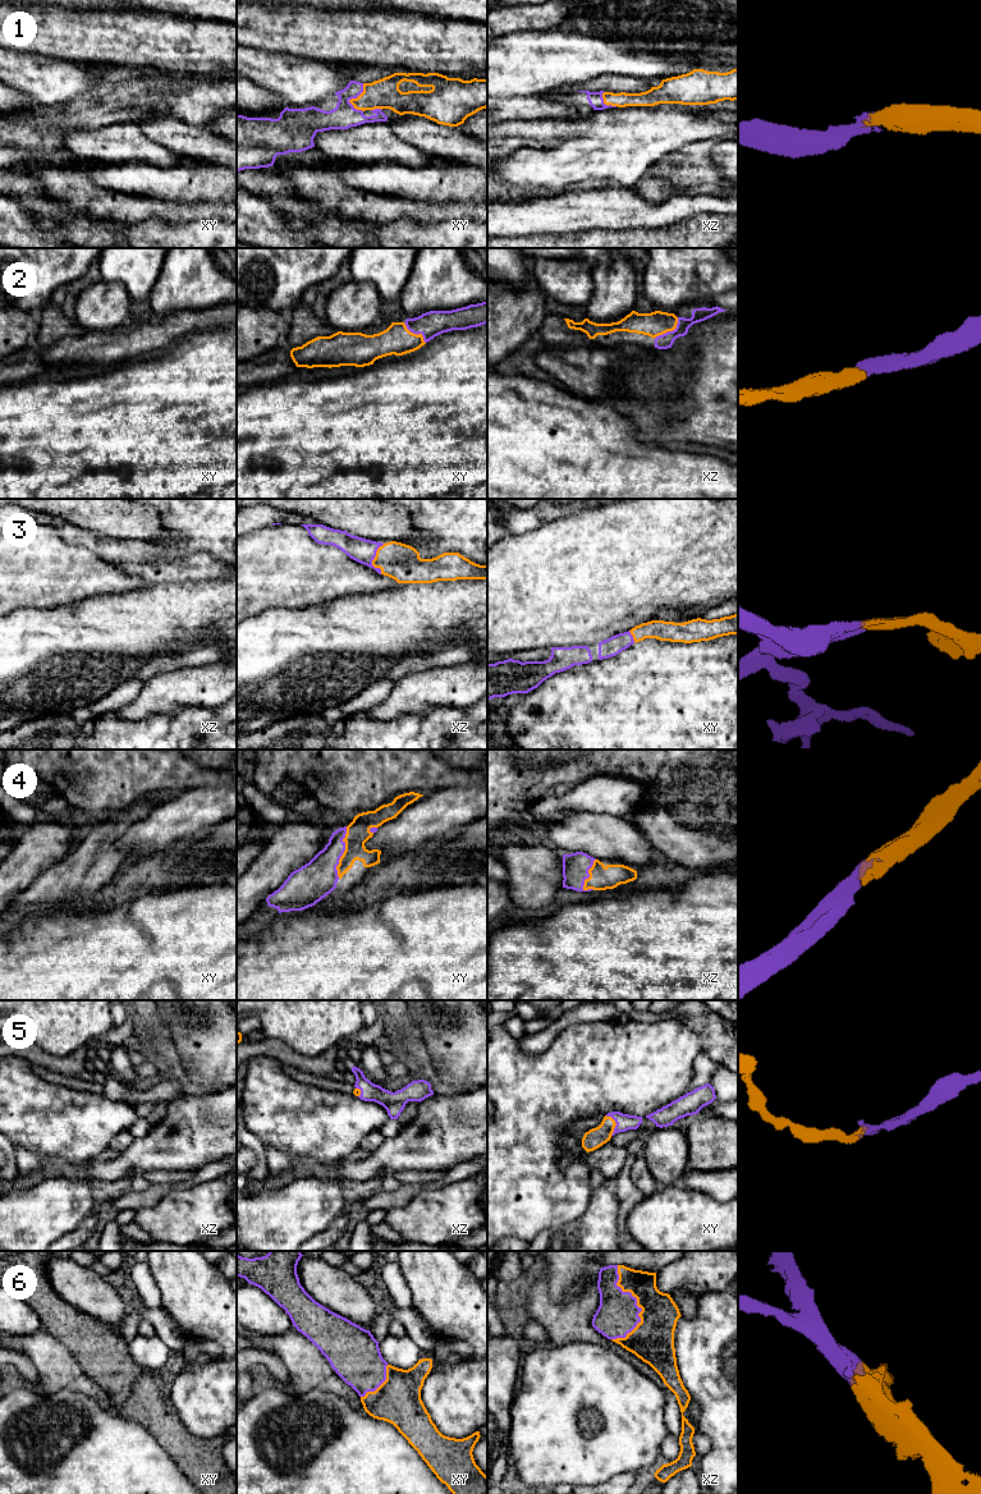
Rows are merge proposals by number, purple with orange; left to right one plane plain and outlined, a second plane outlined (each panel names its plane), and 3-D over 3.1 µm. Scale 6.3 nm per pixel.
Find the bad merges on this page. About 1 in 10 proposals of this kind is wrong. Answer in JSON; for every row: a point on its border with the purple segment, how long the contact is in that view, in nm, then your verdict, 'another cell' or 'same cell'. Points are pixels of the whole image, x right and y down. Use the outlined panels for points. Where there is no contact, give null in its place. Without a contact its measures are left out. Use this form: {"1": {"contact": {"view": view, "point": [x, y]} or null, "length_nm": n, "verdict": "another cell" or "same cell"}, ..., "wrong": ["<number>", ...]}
{"1": {"contact": {"view": "xy", "point": [353, 97]}, "length_nm": 180, "verdict": "same cell"}, "2": {"contact": {"view": "xz", "point": [669, 331]}, "length_nm": 200, "verdict": "same cell"}, "3": {"contact": {"view": "xz", "point": [374, 558]}, "length_nm": 190, "verdict": "same cell"}, "4": {"contact": {"view": "xy", "point": [343, 852]}, "length_nm": 340, "verdict": "same cell"}, "5": {"contact": {"view": "xy", "point": [615, 1122]}, "length_nm": 130, "verdict": "same cell"}, "6": {"contact": {"view": "xz", "point": [636, 1305]}, "length_nm": 480, "verdict": "same cell"}, "wrong": []}

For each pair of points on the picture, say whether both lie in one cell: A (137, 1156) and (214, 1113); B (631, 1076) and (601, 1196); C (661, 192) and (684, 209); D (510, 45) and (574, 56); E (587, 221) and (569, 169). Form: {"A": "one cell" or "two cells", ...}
{"A": "one cell", "B": "two cells", "C": "two cells", "D": "one cell", "E": "two cells"}

